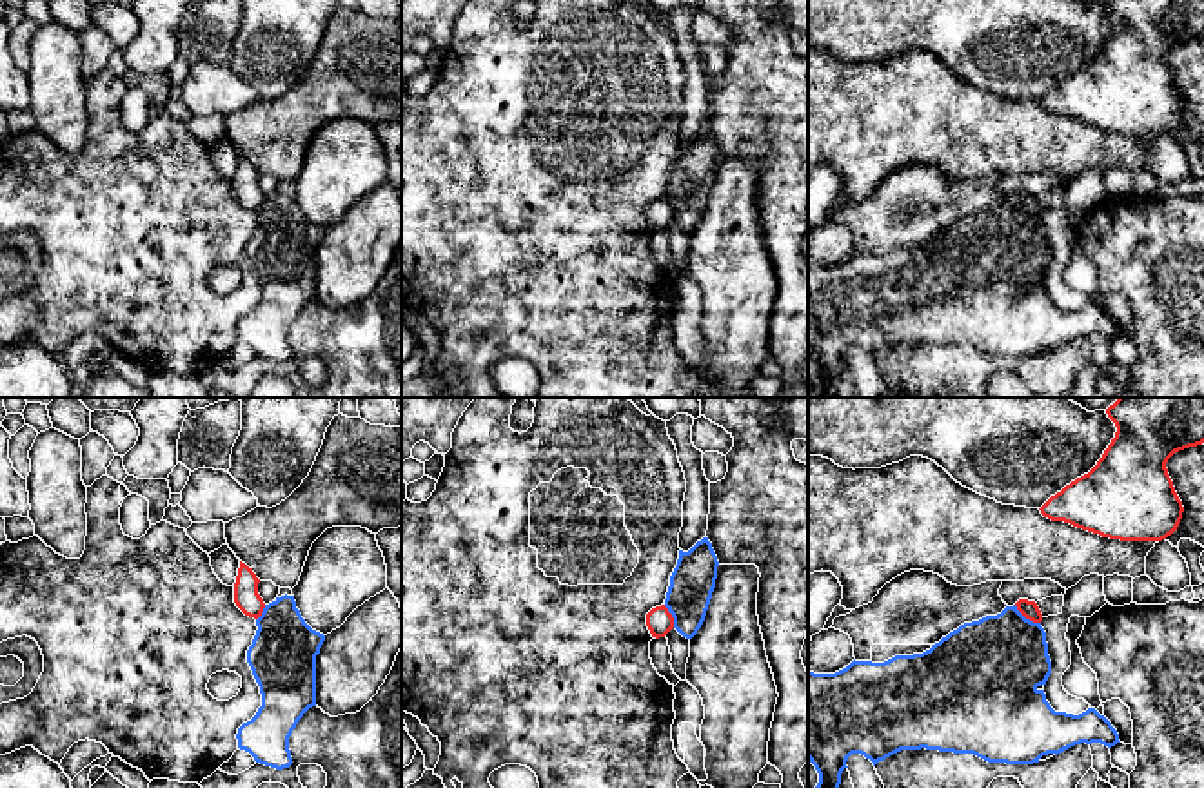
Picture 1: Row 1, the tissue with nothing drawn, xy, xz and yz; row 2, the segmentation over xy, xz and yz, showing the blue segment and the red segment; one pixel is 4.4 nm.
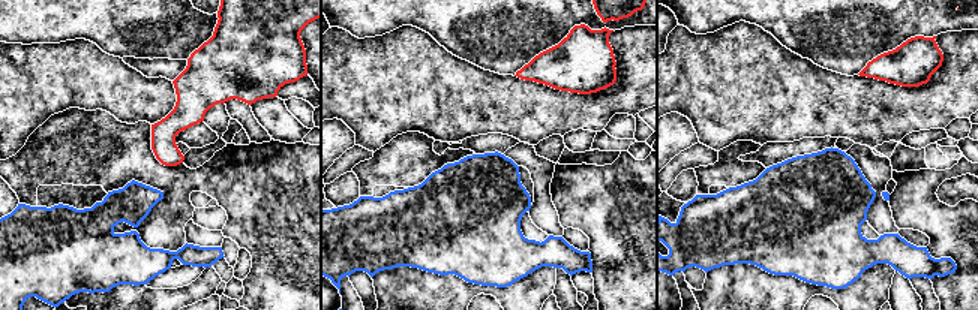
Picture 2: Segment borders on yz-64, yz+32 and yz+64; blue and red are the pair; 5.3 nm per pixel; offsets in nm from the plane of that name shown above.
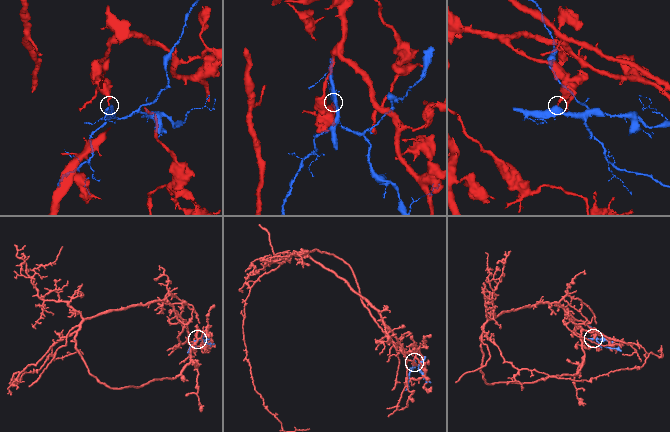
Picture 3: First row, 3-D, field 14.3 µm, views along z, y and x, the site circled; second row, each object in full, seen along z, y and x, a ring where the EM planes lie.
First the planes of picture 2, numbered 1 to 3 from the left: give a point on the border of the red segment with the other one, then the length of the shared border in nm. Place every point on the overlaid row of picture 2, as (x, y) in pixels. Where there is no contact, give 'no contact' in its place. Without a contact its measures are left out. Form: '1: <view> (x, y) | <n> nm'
1: no contact
2: no contact
3: no contact

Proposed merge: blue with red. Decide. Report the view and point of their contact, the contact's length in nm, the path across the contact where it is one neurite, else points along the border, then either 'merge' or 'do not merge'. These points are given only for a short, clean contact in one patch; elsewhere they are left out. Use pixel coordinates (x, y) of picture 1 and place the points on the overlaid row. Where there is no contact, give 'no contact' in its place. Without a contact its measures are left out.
contact yz (1025, 618); length 150 nm; border yz (1014, 605), (1026, 618), (1039, 623); do not merge

